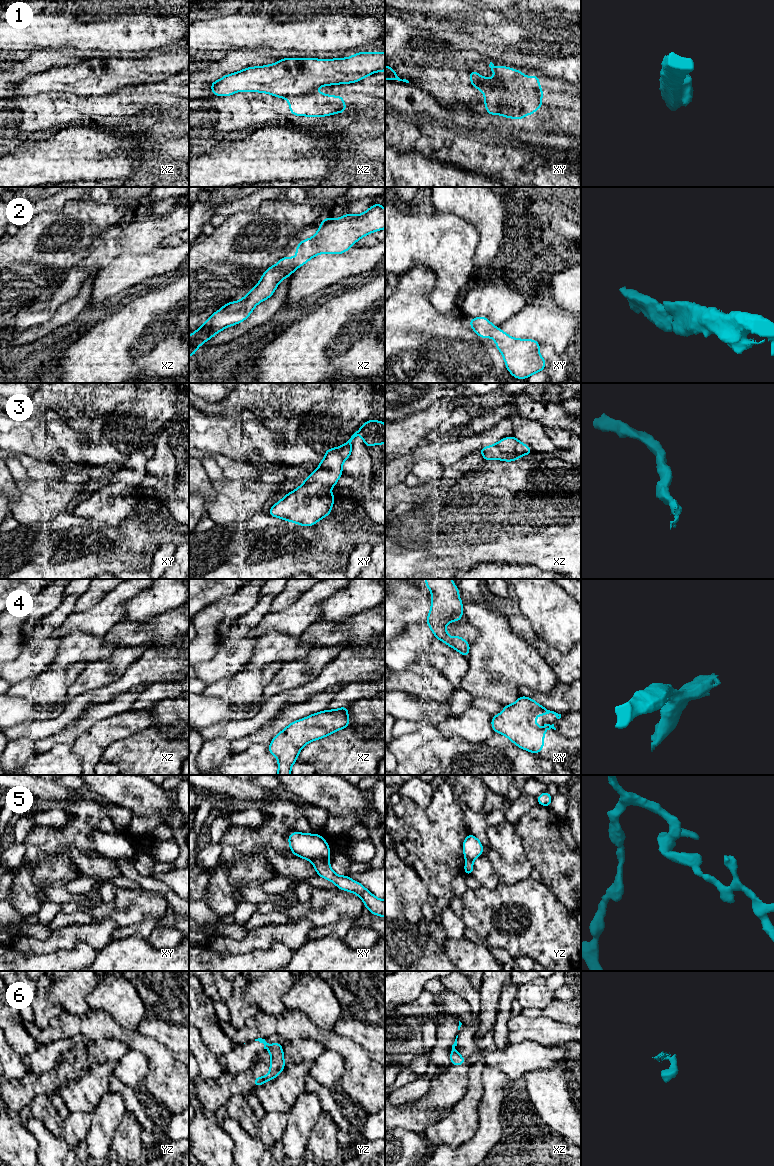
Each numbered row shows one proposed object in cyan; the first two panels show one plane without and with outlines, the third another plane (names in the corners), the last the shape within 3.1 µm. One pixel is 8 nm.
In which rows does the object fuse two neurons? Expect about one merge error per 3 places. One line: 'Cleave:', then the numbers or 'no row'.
Cleave: 1, 5, 6

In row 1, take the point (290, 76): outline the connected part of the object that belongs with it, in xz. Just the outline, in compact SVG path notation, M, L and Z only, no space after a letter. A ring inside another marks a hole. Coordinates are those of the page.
M357 52L348 58L313 59L284 58L274 64L245 68L209 83L214 96L230 96L240 92L264 92L273 96L301 96L320 86L361 81L375 72L385 71L385 52Z

